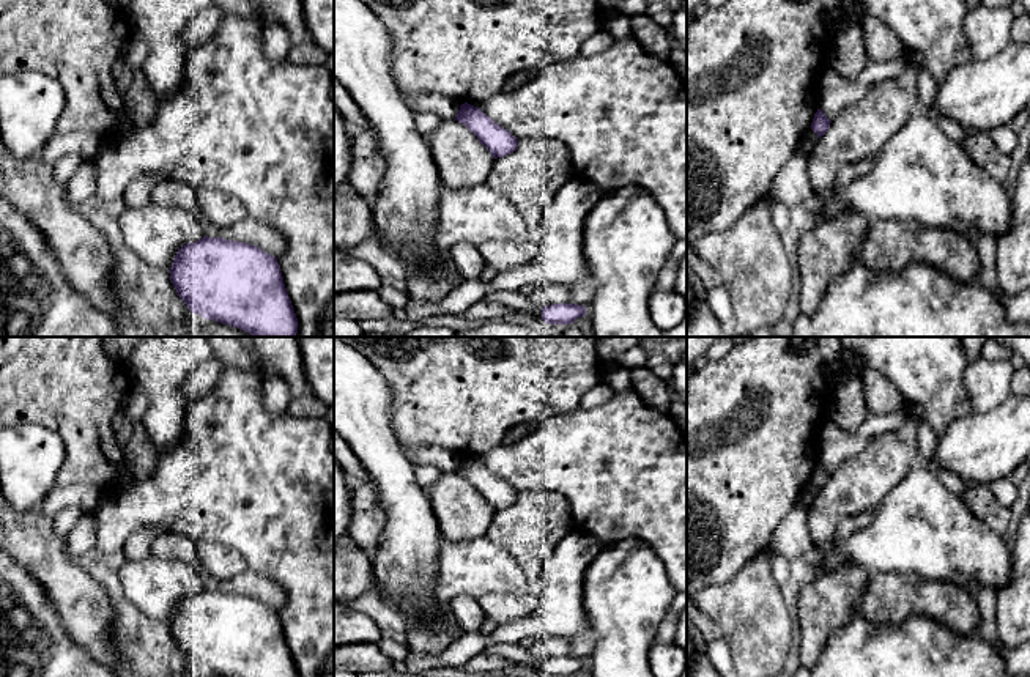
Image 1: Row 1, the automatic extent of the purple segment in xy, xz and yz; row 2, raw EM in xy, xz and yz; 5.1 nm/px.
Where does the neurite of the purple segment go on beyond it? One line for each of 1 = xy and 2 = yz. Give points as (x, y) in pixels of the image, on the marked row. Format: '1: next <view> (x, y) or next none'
1: next none
2: next none

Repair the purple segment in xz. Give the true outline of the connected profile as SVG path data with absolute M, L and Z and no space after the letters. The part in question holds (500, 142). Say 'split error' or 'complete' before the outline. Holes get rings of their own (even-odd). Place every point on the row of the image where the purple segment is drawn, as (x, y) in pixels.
complete; M468 102L460 105L455 120L465 124L495 159L513 153L518 146L518 140L510 131L504 129L480 109Z

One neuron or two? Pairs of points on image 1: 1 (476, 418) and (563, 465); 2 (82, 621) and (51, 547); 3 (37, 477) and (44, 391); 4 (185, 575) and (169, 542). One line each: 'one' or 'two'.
1: two
2: one
3: two
4: two

